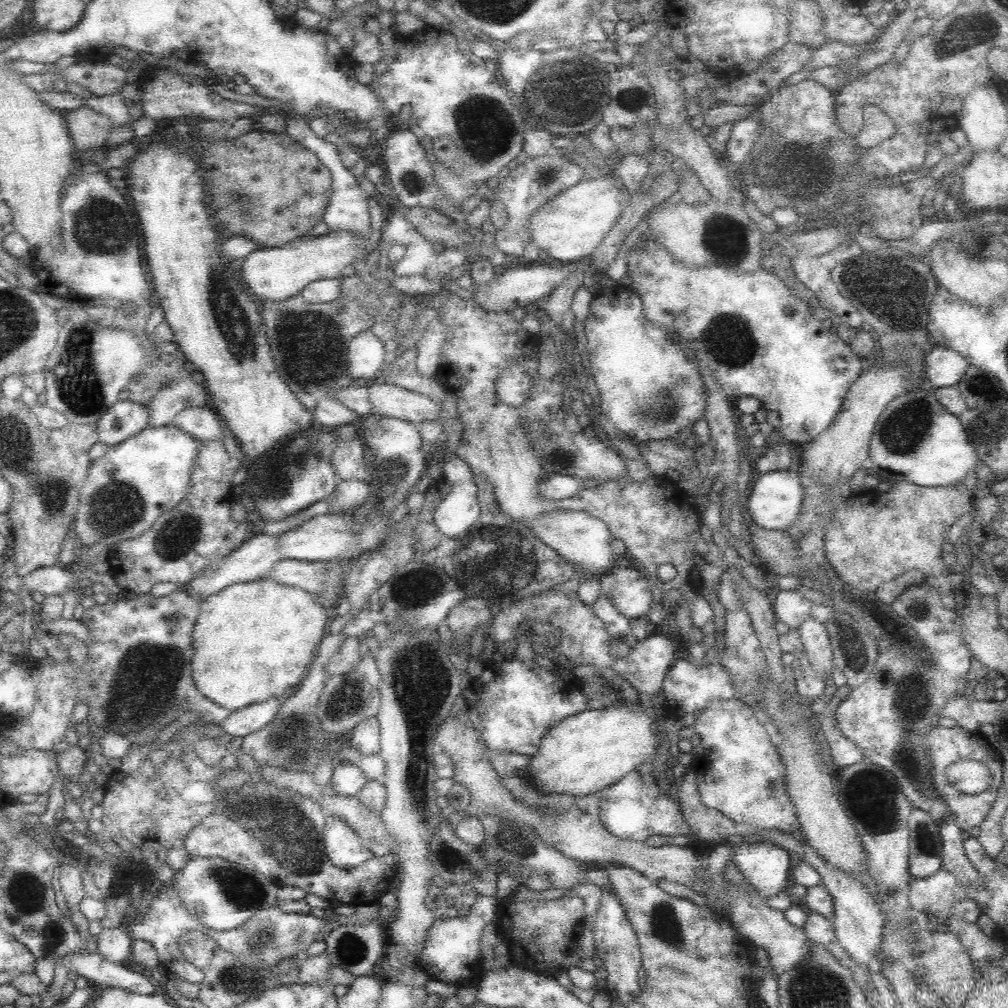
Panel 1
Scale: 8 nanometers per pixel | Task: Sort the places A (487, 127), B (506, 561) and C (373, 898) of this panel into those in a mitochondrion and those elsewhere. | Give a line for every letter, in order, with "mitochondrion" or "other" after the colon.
A: mitochondrion
B: mitochondrion
C: other

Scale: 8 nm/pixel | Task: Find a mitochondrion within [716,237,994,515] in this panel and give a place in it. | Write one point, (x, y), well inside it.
(869, 293)

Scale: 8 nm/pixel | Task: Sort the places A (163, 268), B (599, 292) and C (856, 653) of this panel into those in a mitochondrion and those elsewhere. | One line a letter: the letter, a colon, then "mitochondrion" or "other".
A: other
B: other
C: mitochondrion

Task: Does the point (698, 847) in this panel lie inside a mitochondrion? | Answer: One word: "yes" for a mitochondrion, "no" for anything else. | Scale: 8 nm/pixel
no

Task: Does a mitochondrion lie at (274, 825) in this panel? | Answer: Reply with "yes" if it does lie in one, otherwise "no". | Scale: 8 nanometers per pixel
yes

